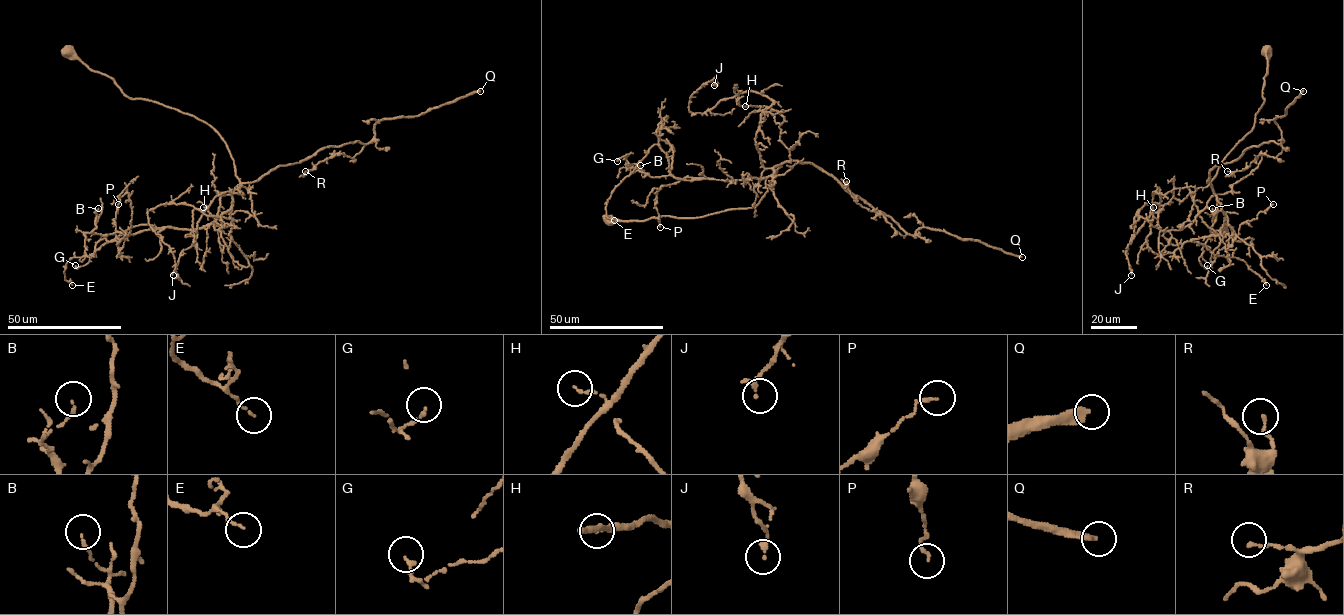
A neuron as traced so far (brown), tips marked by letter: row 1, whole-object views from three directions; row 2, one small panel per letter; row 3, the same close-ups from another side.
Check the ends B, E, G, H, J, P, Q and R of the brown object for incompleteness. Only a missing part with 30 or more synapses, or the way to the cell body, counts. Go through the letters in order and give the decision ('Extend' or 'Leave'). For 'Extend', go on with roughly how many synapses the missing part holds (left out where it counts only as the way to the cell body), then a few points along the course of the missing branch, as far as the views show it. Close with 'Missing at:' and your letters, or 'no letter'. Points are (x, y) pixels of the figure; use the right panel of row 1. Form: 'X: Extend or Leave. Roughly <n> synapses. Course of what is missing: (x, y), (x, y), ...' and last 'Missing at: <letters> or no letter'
B: Leave
E: Leave
G: Leave
H: Leave
J: Leave
P: Leave
Q: Extend. Roughly 650 synapses. Course of what is missing: (1303, 91), (1271, 109), (1280, 119), (1277, 111), (1248, 146), (1202, 152), (1170, 171), (1182, 158), (1197, 160)
R: Leave
Missing at: Q

